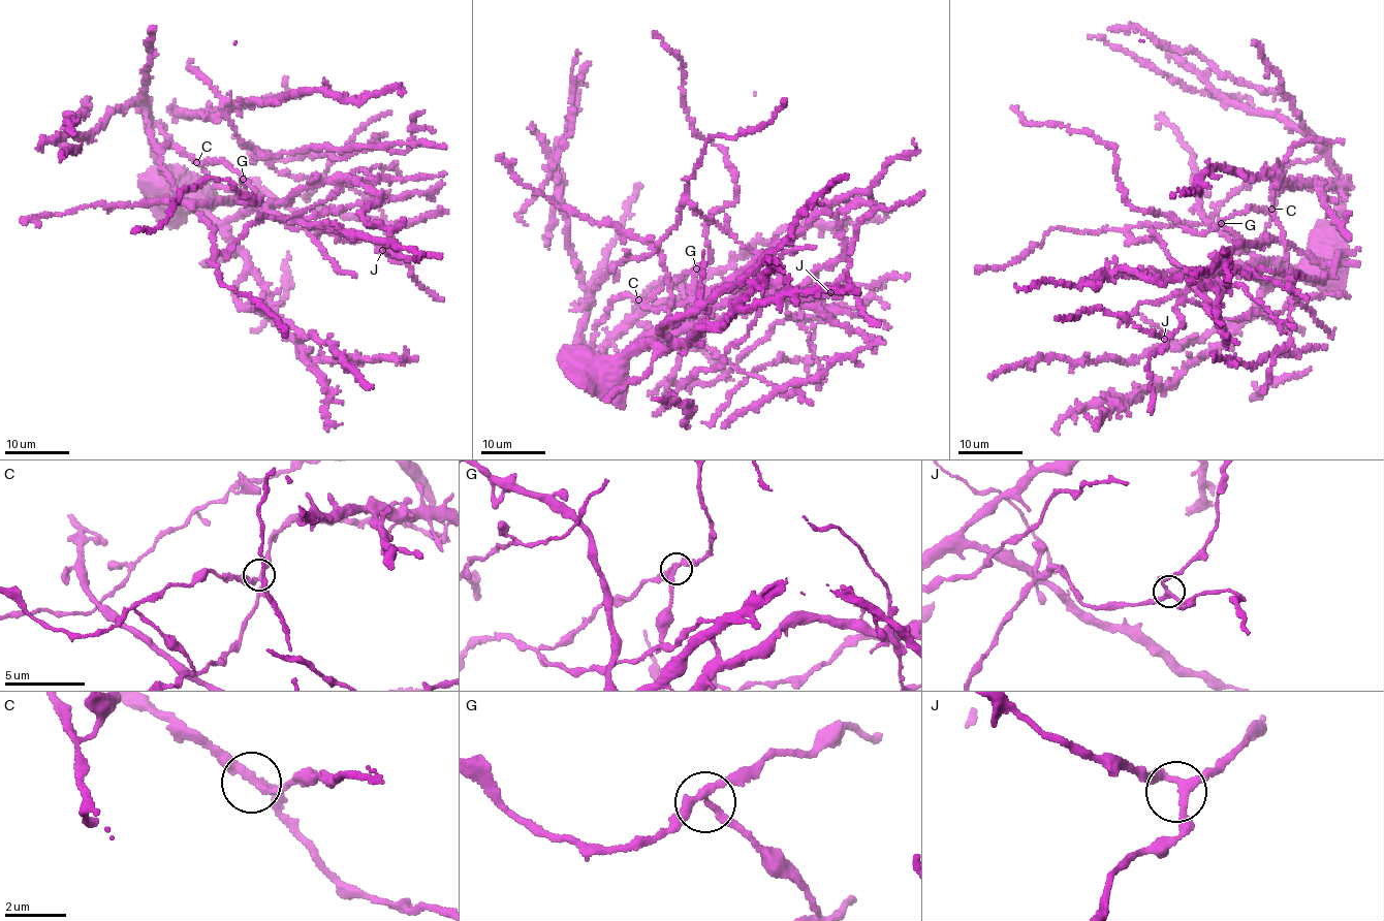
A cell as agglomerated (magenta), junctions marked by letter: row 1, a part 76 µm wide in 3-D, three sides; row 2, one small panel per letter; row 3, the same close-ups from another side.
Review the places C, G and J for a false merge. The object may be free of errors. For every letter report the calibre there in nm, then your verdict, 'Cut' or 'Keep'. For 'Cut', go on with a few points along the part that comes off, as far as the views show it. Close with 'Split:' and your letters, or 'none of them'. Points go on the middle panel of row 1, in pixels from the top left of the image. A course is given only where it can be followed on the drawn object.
C: Thickness 240 nm. Keep
G: Thickness 240 nm. Cut. Course of the part to remove: (696, 268), (687, 302)
J: Thickness 200 nm. Keep
Split: G

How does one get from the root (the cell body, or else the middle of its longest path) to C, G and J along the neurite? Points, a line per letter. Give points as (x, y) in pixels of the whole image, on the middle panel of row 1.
C: (583, 378), (610, 357), (625, 357), (655, 332), (672, 326), (705, 292), (667, 308), (652, 309), (638, 299)
G: (583, 378), (610, 357), (625, 357), (688, 313), (705, 292), (687, 302), (696, 268)
J: (583, 378), (610, 357), (625, 357), (719, 290), (748, 288), (764, 272), (775, 273), (797, 297), (830, 292)

